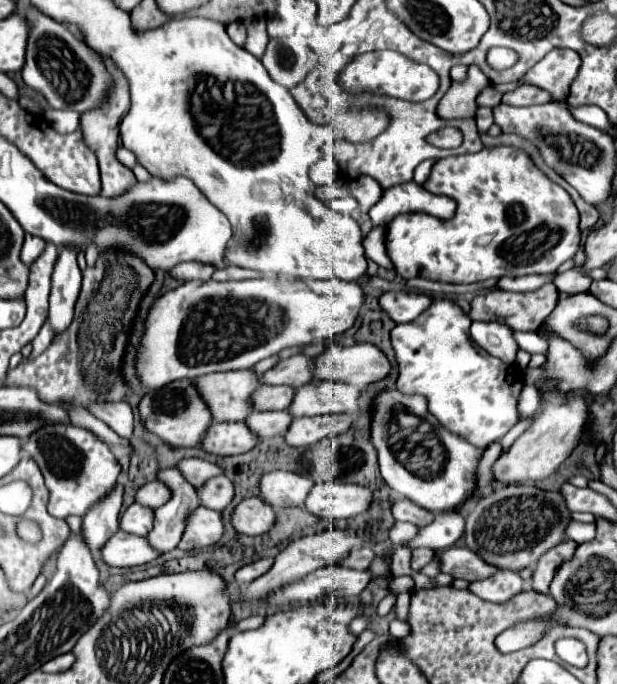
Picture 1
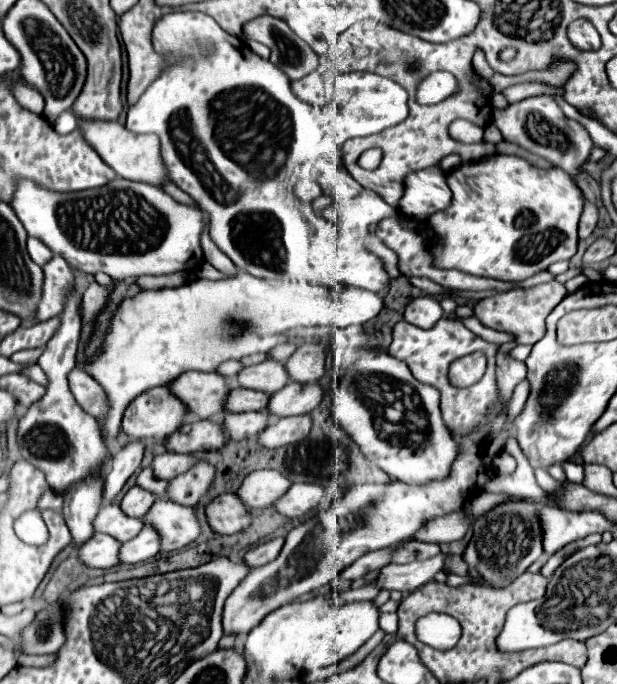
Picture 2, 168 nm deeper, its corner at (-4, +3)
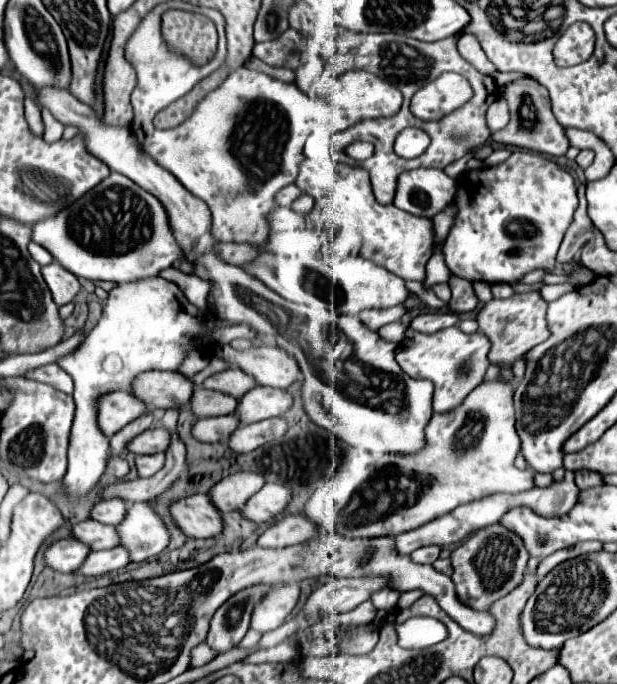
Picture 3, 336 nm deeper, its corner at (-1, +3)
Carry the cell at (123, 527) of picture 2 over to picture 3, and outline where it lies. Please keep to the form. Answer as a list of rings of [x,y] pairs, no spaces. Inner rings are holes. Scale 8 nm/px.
[[[85,520],[79,524],[73,524],[71,536],[79,542],[83,542],[89,550],[107,550],[117,546],[117,532],[115,526],[97,524],[95,520]]]

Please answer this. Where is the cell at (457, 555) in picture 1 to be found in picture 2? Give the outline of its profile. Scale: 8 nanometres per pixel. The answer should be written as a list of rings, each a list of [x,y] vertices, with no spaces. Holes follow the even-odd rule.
[[[436,554],[434,558],[422,560],[422,562],[412,562],[412,564],[388,564],[380,570],[378,574],[378,582],[382,588],[388,590],[400,590],[402,594],[408,594],[416,588],[420,588],[422,584],[434,580],[434,576],[438,572],[450,574],[446,560],[450,558],[450,554]]]

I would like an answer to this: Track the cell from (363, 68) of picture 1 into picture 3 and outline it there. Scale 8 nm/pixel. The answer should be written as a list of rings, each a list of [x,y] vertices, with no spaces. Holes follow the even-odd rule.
[[[447,72],[415,92],[411,112],[421,120],[439,120],[469,102],[471,96],[473,88],[469,80],[461,74]]]

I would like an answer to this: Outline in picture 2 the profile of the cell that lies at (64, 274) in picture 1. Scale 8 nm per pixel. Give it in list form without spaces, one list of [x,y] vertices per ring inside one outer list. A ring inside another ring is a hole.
[[[76,288],[66,292],[64,310],[58,316],[60,326],[56,328],[54,336],[48,340],[38,364],[46,372],[50,384],[46,388],[44,398],[28,408],[28,412],[18,420],[18,446],[22,458],[32,462],[46,474],[50,488],[56,494],[66,492],[72,484],[80,480],[88,480],[90,476],[106,474],[112,452],[104,440],[100,424],[94,416],[88,416],[74,400],[68,388],[68,374],[76,368],[76,350],[80,340],[80,298]]]

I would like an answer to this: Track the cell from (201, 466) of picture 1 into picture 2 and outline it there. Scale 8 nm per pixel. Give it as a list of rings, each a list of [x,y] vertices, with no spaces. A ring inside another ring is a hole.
[[[166,452],[166,454],[160,454],[160,456],[154,458],[152,468],[154,468],[154,472],[156,472],[156,478],[168,478],[168,480],[172,480],[172,478],[176,478],[178,474],[188,472],[196,462],[198,462],[196,456]]]

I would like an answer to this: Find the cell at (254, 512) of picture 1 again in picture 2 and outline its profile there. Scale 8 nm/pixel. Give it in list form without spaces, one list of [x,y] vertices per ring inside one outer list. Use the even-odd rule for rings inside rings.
[[[236,494],[214,498],[208,508],[208,522],[216,534],[236,534],[252,524],[252,514]]]

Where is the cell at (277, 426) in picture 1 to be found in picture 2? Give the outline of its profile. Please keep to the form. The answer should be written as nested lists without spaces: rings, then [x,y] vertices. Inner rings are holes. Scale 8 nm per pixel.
[[[260,410],[260,412],[242,412],[242,414],[228,414],[224,420],[224,428],[228,428],[228,434],[232,440],[246,440],[250,436],[260,434],[270,422],[270,416]]]

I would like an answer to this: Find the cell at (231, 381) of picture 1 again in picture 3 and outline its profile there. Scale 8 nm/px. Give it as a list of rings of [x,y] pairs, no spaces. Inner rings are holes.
[[[141,372],[131,386],[131,394],[147,408],[179,408],[189,402],[193,382],[179,372]]]

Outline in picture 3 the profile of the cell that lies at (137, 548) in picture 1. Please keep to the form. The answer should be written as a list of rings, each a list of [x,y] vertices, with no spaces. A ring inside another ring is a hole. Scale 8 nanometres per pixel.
[[[65,538],[65,540],[55,540],[43,552],[43,560],[45,566],[53,568],[55,572],[75,572],[75,568],[81,566],[81,560],[85,560],[87,554],[89,550],[81,542]]]

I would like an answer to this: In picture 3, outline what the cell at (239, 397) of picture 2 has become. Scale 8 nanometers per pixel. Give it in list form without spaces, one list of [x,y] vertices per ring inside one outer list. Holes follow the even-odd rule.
[[[197,388],[191,396],[191,412],[197,418],[205,418],[205,416],[223,416],[223,414],[231,414],[235,410],[237,398],[233,396],[225,396],[213,390],[205,390],[205,388]]]

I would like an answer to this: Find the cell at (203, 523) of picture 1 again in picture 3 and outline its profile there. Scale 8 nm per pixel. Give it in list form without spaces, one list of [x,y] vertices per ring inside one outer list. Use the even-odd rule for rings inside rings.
[[[147,502],[131,504],[123,522],[117,524],[119,546],[129,552],[131,562],[143,562],[163,552],[169,542],[169,532],[163,520]]]

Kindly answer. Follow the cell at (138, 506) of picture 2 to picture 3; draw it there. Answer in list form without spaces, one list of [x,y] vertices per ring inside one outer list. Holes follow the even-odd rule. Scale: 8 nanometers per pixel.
[[[113,498],[113,500],[101,500],[93,506],[91,510],[91,516],[93,520],[101,522],[101,524],[113,524],[117,526],[125,516],[125,502],[119,500],[119,498]]]

